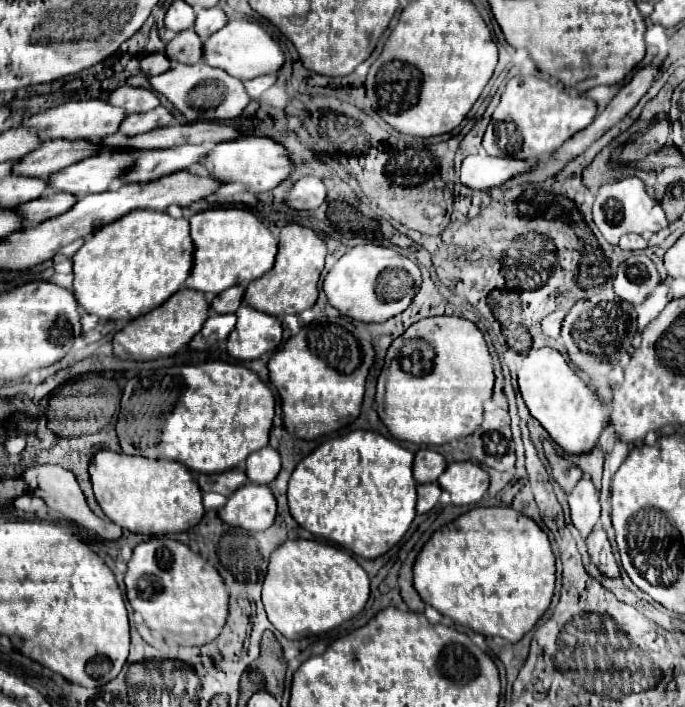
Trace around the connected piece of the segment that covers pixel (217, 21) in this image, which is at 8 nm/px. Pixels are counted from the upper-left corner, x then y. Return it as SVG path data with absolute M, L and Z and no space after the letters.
M215 6L211 10L197 10L197 20L195 20L195 32L199 34L201 40L207 40L211 34L221 30L229 22L227 14Z

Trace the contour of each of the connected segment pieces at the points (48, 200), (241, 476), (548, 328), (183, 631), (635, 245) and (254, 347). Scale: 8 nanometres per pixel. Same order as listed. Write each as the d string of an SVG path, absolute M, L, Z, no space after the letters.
M47 192L45 198L37 198L35 202L29 202L27 206L17 206L19 214L27 218L27 224L41 224L49 218L55 218L59 214L65 214L75 206L77 198L67 192Z
M235 468L221 474L201 474L197 482L203 492L219 492L223 496L231 496L235 490L247 484L247 474Z
M569 302L569 306L559 306L559 310L556 310L553 314L549 314L549 316L541 322L543 332L545 332L549 338L559 338L559 336L561 336L561 324L563 324L563 318L565 318L570 310Z
M155 538L135 546L125 574L127 600L151 630L181 634L191 646L213 642L229 616L229 592L221 574L187 544Z
M627 234L627 236L623 236L623 238L621 238L619 246L621 246L623 250L641 250L641 248L645 248L645 242L641 240L641 236Z
M241 306L237 312L237 326L227 338L227 352L237 360L253 360L261 358L263 354L275 352L281 346L283 340L283 328L281 322L275 316L269 316L265 312L259 312L251 306Z

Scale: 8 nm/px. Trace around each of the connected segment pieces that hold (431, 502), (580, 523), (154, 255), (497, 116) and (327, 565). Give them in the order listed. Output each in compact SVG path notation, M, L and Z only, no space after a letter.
M437 482L433 484L419 484L417 486L417 514L429 512L441 496L441 486Z
M583 476L577 482L577 486L569 492L567 502L569 502L569 508L571 508L573 526L585 538L595 528L595 524L599 520L599 510L601 510L597 490L595 490L589 476Z
M133 210L119 218L119 222L111 222L111 226L97 230L91 240L77 250L73 256L73 294L85 312L95 314L101 320L133 320L159 308L183 286L193 268L193 252L195 246L187 218L173 218L167 212L157 210Z
M529 54L530 58L527 60L527 76L518 75L515 78L511 78L509 80L509 84L507 84L507 88L505 88L505 92L503 92L503 96L501 96L501 102L499 102L499 106L495 108L495 112L493 112L493 118L491 118L491 122L489 122L489 126L487 126L487 132L485 132L485 138L483 138L483 148L491 154L491 156L501 156L501 158L519 158L519 160L527 160L527 158L545 158L545 156L549 156L553 150L557 150L559 146L563 146L567 140L571 140L577 132L581 132L581 130L585 130L593 120L595 120L595 116L597 116L597 104L591 100L591 98L587 98L585 96L585 92L579 92L579 90L575 90L575 88L571 88L571 86L565 86L563 82L558 81L555 78L550 77L545 72L541 72L534 60L531 58L531 54Z
M291 540L281 544L273 550L269 558L267 576L263 582L263 604L265 612L269 616L269 622L285 636L285 638L297 638L299 632L329 632L337 628L339 624L347 622L355 614L359 614L369 598L369 578L365 570L347 554L345 550L323 544L317 540Z

